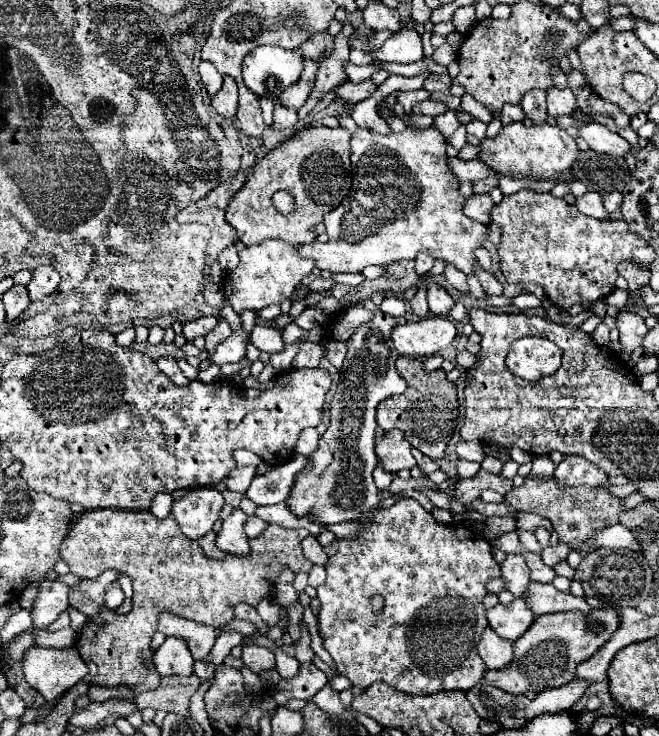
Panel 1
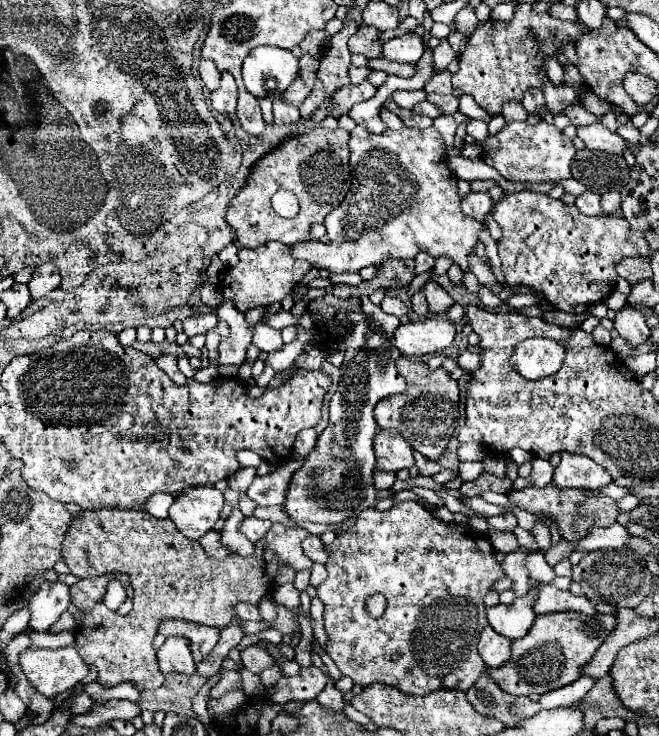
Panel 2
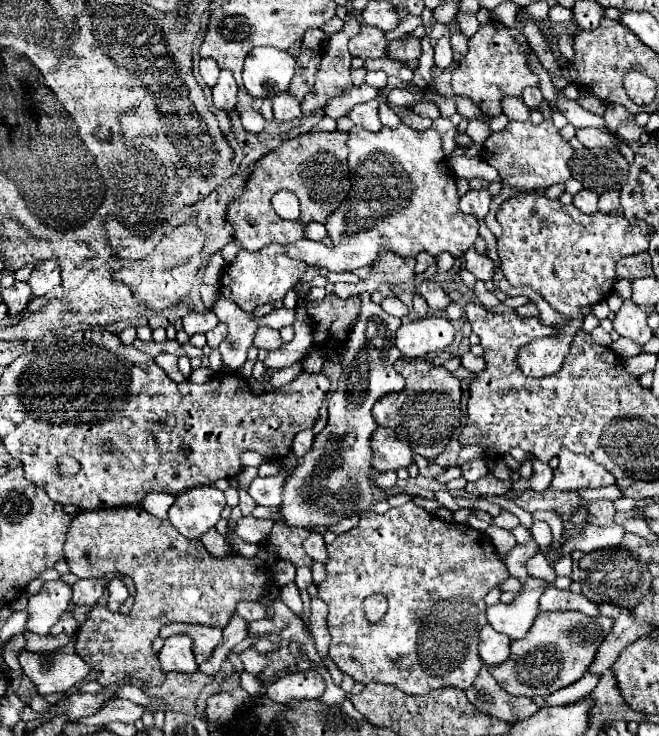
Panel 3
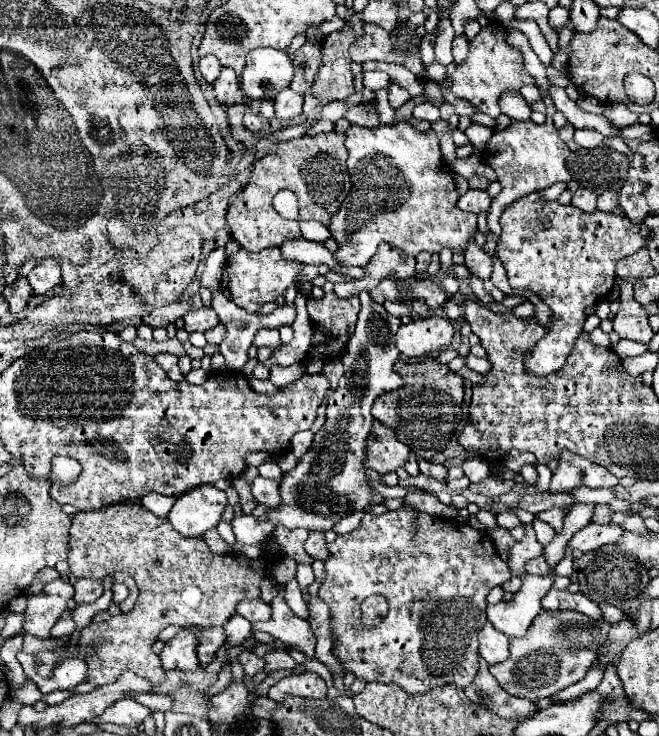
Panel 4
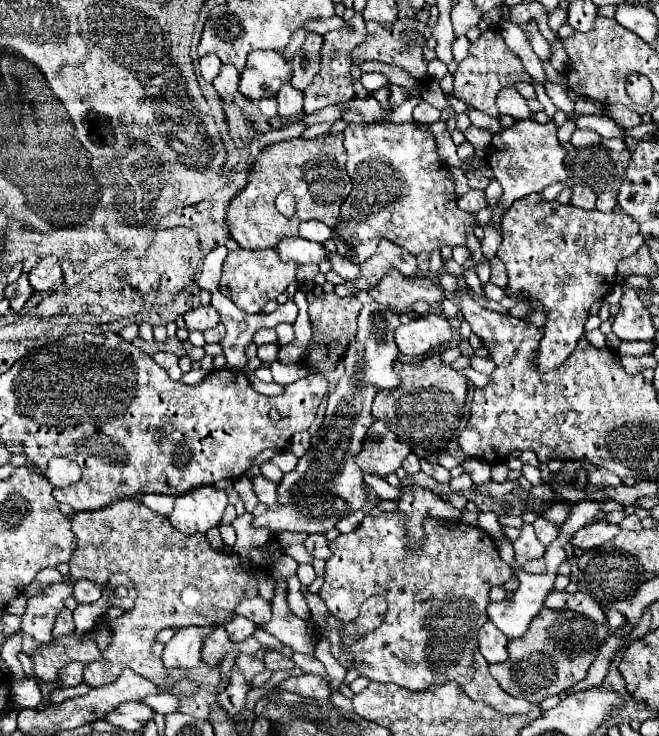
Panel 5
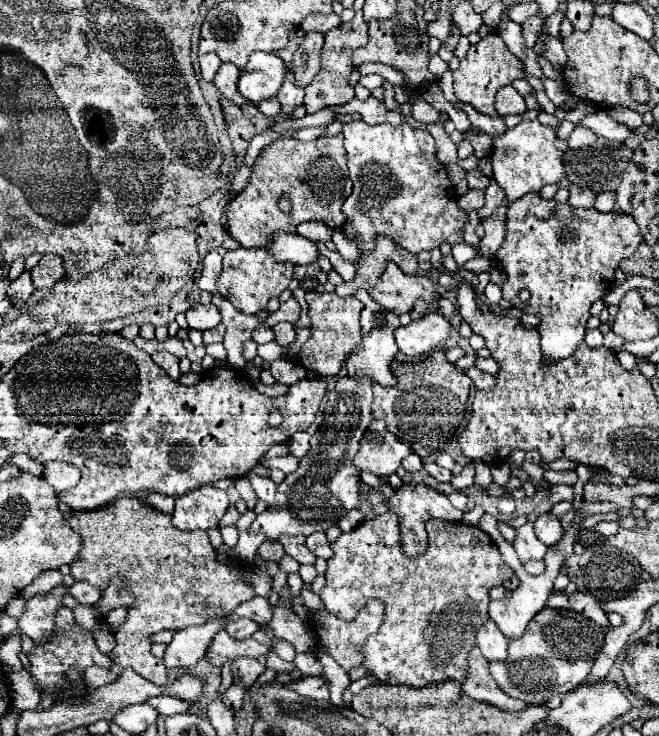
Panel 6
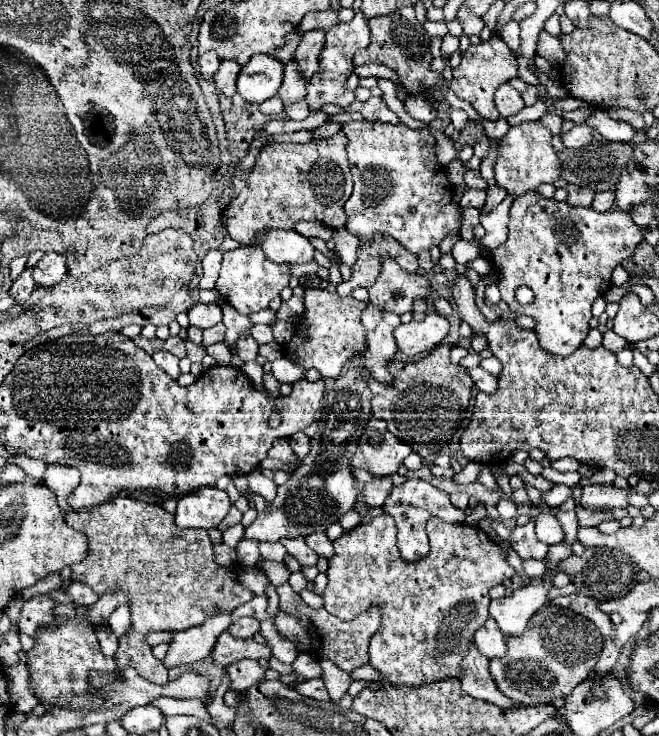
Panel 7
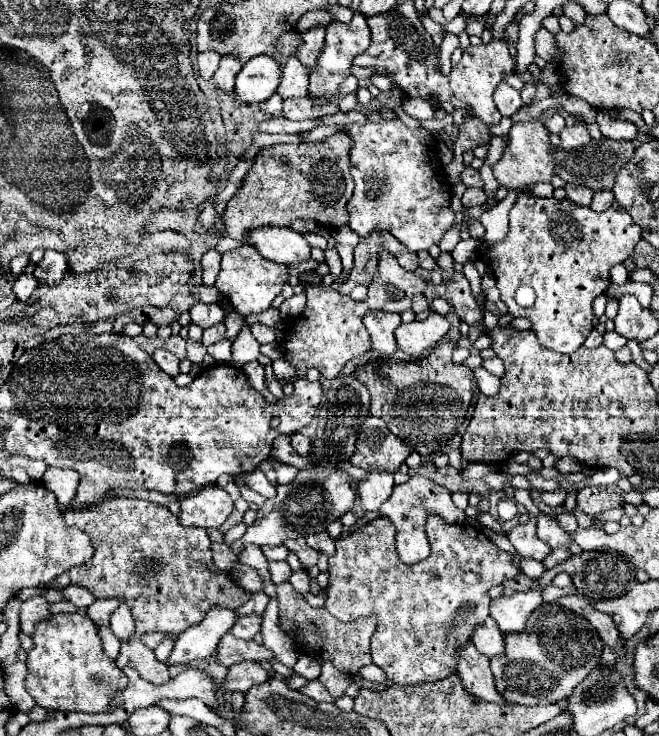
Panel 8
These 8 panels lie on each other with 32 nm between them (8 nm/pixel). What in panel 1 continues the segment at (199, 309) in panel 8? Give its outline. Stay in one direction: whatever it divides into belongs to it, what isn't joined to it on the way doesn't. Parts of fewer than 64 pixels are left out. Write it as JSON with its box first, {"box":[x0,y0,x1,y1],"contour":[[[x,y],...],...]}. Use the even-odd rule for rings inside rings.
{"box":[182,316,218,342],"contour":[[[204,316],[204,318],[198,318],[198,320],[184,322],[182,336],[186,338],[186,342],[192,342],[198,336],[206,336],[216,324],[218,324],[218,318],[214,318],[214,316]]]}

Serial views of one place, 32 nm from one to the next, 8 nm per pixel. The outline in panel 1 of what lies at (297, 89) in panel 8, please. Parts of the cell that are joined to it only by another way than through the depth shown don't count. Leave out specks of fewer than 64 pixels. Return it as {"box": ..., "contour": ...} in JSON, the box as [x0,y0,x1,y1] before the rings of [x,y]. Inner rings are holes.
{"box":[272,106,298,130],"contour":[[[276,106],[274,108],[274,122],[272,122],[272,128],[274,130],[294,128],[296,122],[298,122],[296,110],[290,110],[290,108],[284,108],[284,106]]]}

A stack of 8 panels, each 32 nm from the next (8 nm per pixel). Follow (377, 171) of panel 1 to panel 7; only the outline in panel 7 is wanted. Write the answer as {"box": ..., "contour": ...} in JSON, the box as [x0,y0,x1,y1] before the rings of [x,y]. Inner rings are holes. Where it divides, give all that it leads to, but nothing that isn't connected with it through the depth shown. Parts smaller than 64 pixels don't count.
{"box":[258,120,462,264],"contour":[[[362,120],[344,124],[342,132],[348,138],[346,152],[354,180],[354,192],[344,204],[344,212],[348,216],[345,227],[352,235],[360,238],[360,244],[370,244],[374,234],[380,232],[392,236],[412,254],[418,254],[438,246],[448,234],[456,234],[460,230],[462,210],[454,206],[454,186],[448,182],[444,166],[436,160],[434,136],[428,130],[412,130],[406,124],[370,124]],[[266,230],[258,244],[264,254],[278,264],[304,264],[314,260],[314,246],[294,230]]]}

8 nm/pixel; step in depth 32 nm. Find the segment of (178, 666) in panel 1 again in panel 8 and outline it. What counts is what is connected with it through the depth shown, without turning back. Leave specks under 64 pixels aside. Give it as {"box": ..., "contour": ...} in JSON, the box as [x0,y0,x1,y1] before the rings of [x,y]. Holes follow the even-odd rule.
{"box":[166,606,234,672],"contour":[[[214,606],[200,624],[190,626],[174,638],[174,648],[166,660],[166,666],[181,665],[183,672],[186,668],[192,668],[188,664],[212,656],[216,652],[220,638],[232,628],[234,620],[234,610]]]}

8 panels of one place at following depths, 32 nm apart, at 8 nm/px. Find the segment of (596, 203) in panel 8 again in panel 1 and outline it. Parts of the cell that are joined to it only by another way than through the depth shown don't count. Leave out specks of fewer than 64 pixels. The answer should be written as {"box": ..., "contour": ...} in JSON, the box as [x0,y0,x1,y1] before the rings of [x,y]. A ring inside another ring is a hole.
{"box":[604,192,622,212],"contour":[[[610,192],[610,194],[604,194],[604,208],[606,212],[616,212],[622,204],[622,194],[620,192]]]}

